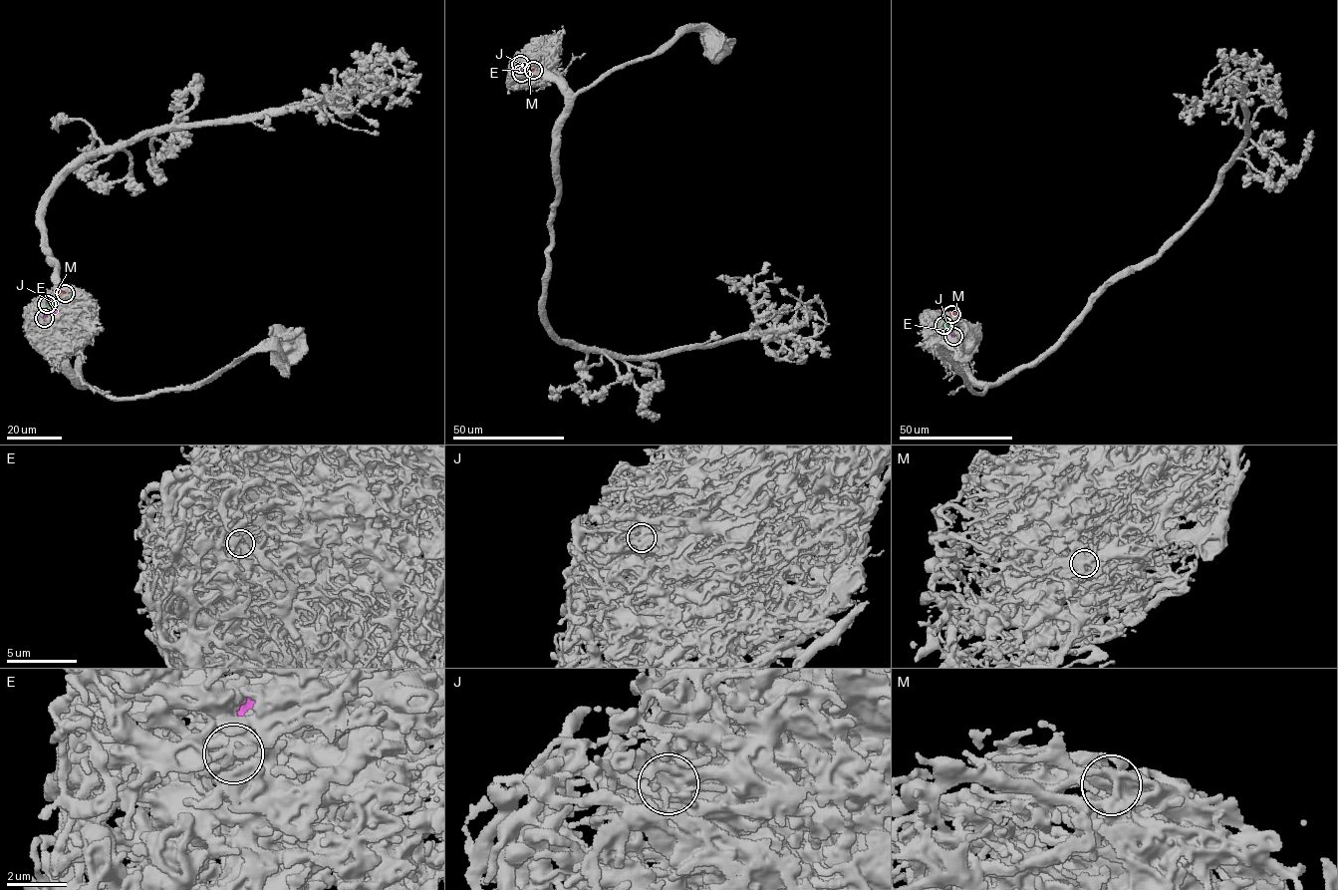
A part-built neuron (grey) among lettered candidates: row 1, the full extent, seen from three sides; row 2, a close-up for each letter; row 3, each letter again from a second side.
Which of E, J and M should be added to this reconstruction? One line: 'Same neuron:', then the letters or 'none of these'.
Same neuron: M

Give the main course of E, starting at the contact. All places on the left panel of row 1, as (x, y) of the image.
E: (44, 318), (51, 311), (58, 311)

